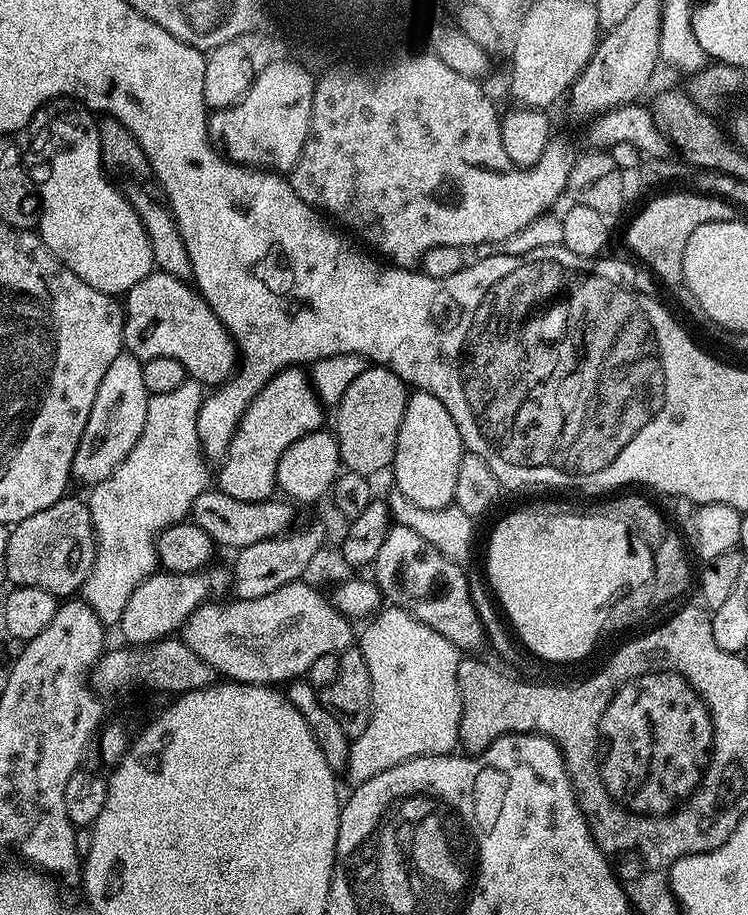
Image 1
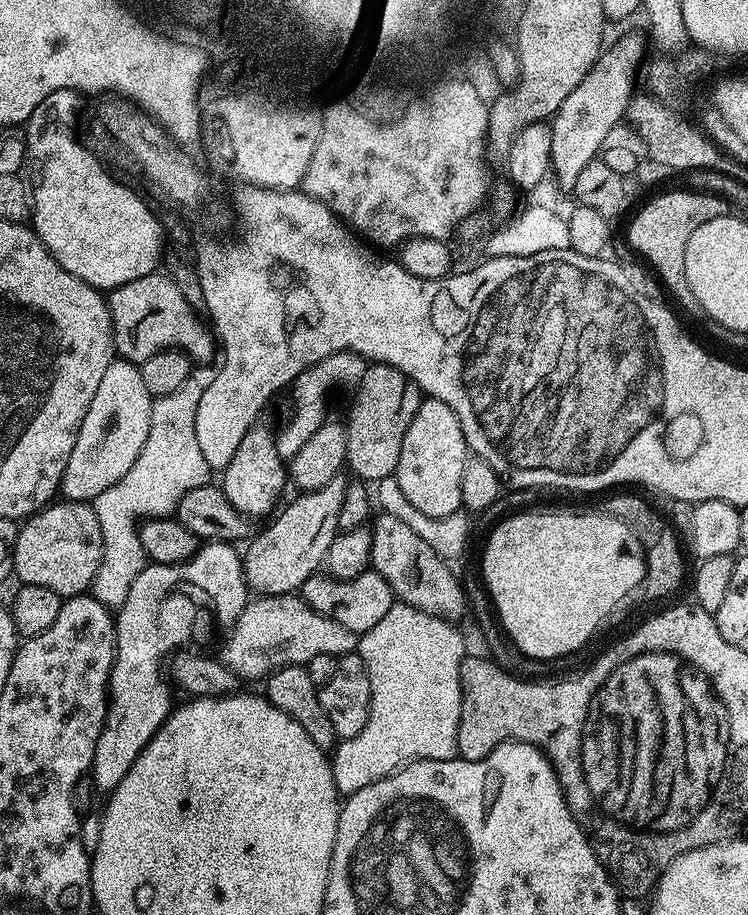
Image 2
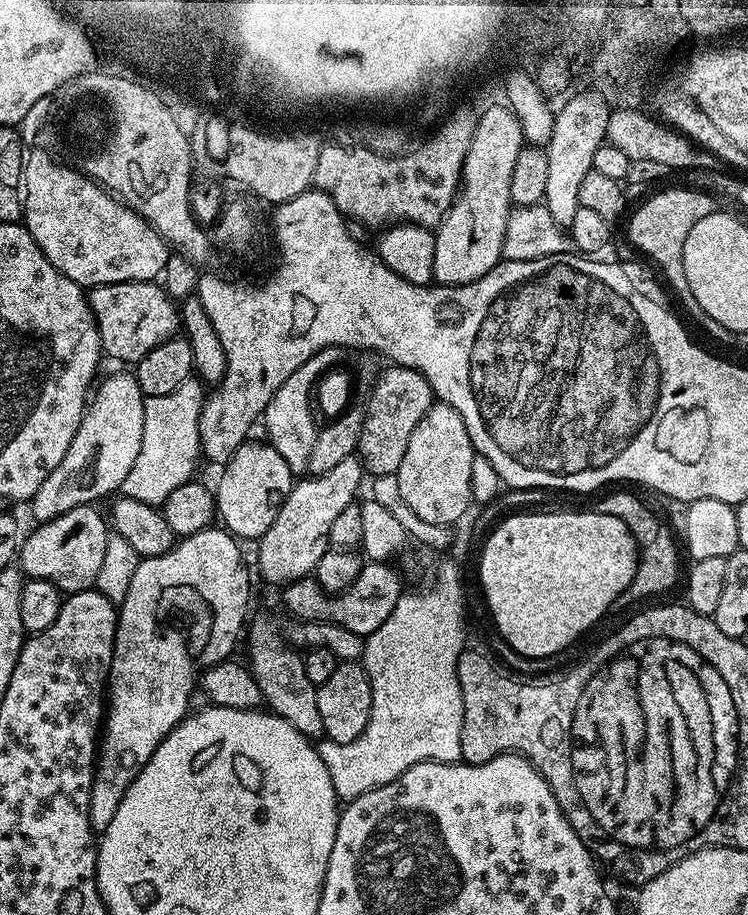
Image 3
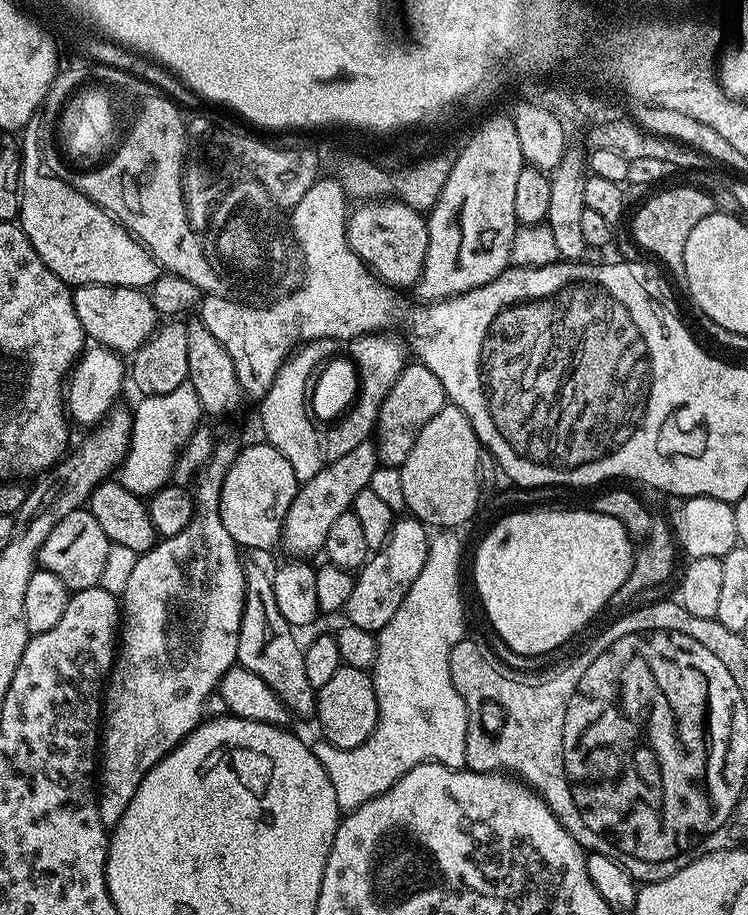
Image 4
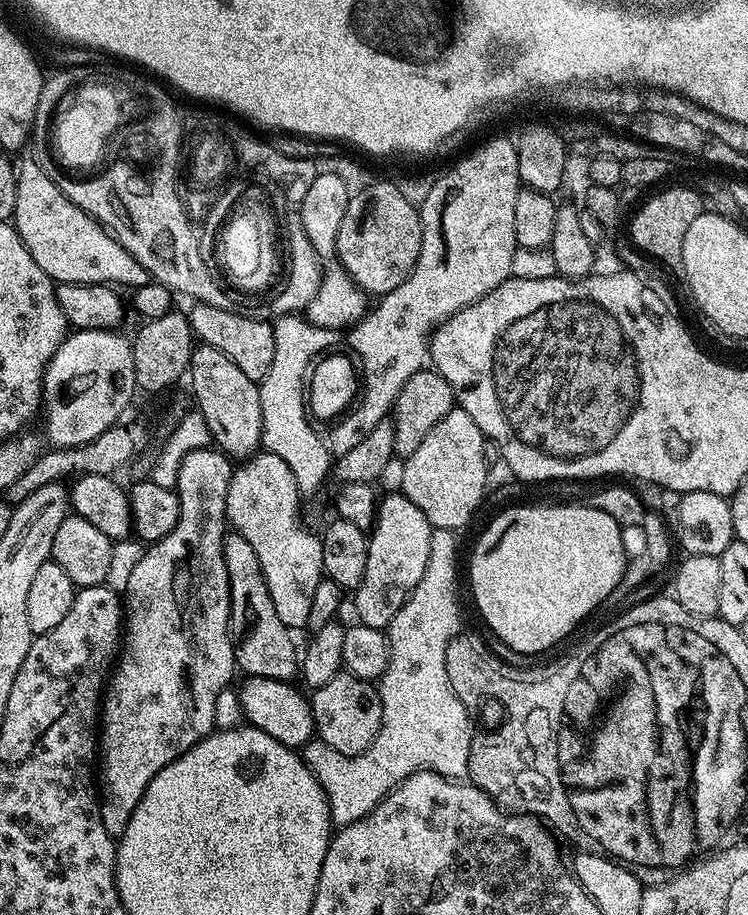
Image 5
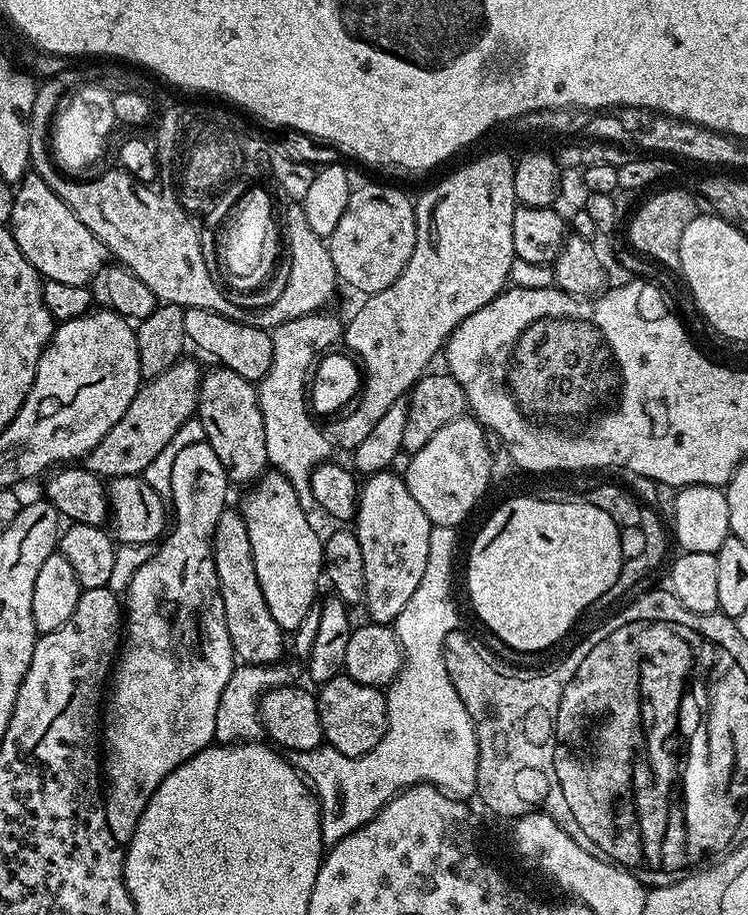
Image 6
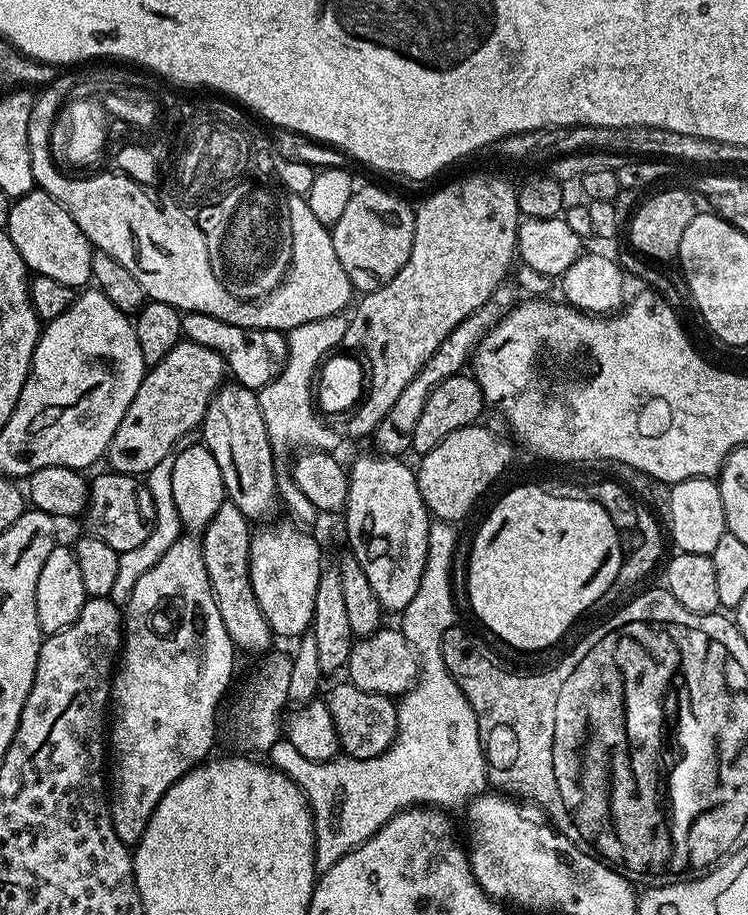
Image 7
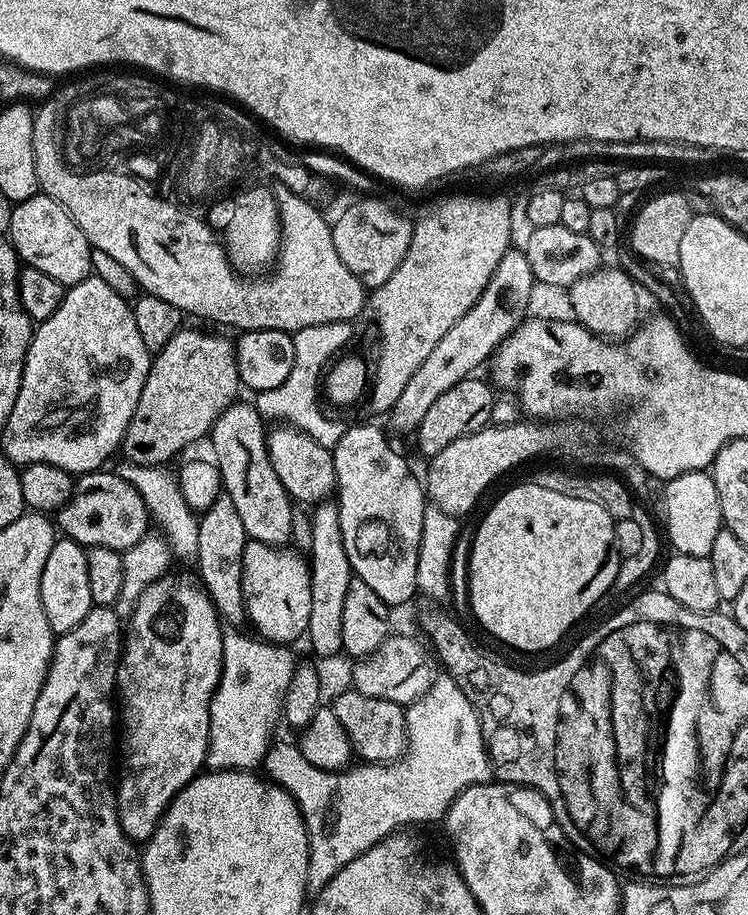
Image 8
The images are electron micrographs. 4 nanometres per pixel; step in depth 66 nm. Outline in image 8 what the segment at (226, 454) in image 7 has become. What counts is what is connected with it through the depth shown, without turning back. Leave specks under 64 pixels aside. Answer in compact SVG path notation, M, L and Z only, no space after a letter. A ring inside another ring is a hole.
M237 402L216 419L210 433L214 463L220 470L223 495L234 502L249 540L284 546L292 539L294 501L270 466L266 421L255 403Z

